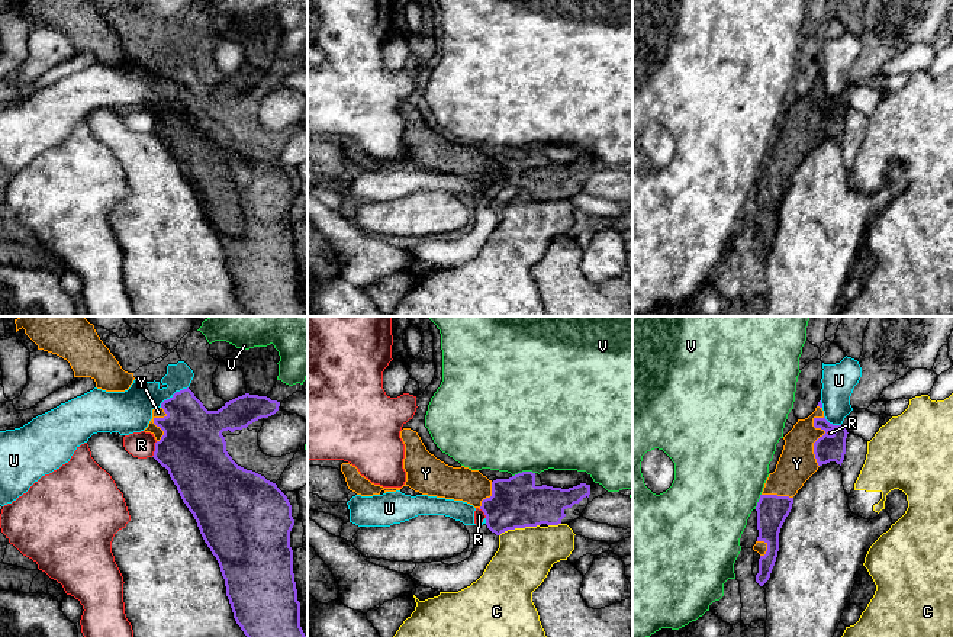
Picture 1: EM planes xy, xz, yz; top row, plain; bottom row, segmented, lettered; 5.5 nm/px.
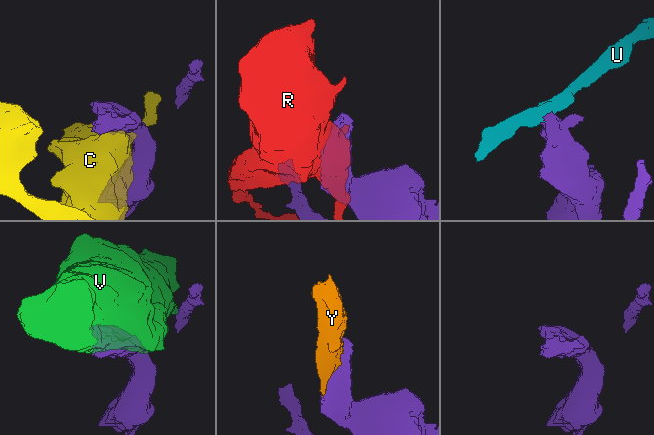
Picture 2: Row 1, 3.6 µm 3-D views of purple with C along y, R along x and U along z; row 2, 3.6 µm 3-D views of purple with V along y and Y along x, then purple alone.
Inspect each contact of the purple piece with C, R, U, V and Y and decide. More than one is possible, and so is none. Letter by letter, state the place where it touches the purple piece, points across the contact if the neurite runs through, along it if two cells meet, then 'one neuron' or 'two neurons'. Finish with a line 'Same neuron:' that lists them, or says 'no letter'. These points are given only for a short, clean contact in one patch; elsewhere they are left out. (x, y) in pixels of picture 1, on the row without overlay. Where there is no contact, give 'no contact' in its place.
C: contact xz (518, 202); two neurons
R: contact xy (155, 124); two neurons
U: contact xy (174, 68); border xy (187, 61), (176, 66), (160, 81); two neurons
V: contact xz (522, 147); two neurons
Y: contact yz (823, 111); one neuron
Same neuron: Y

